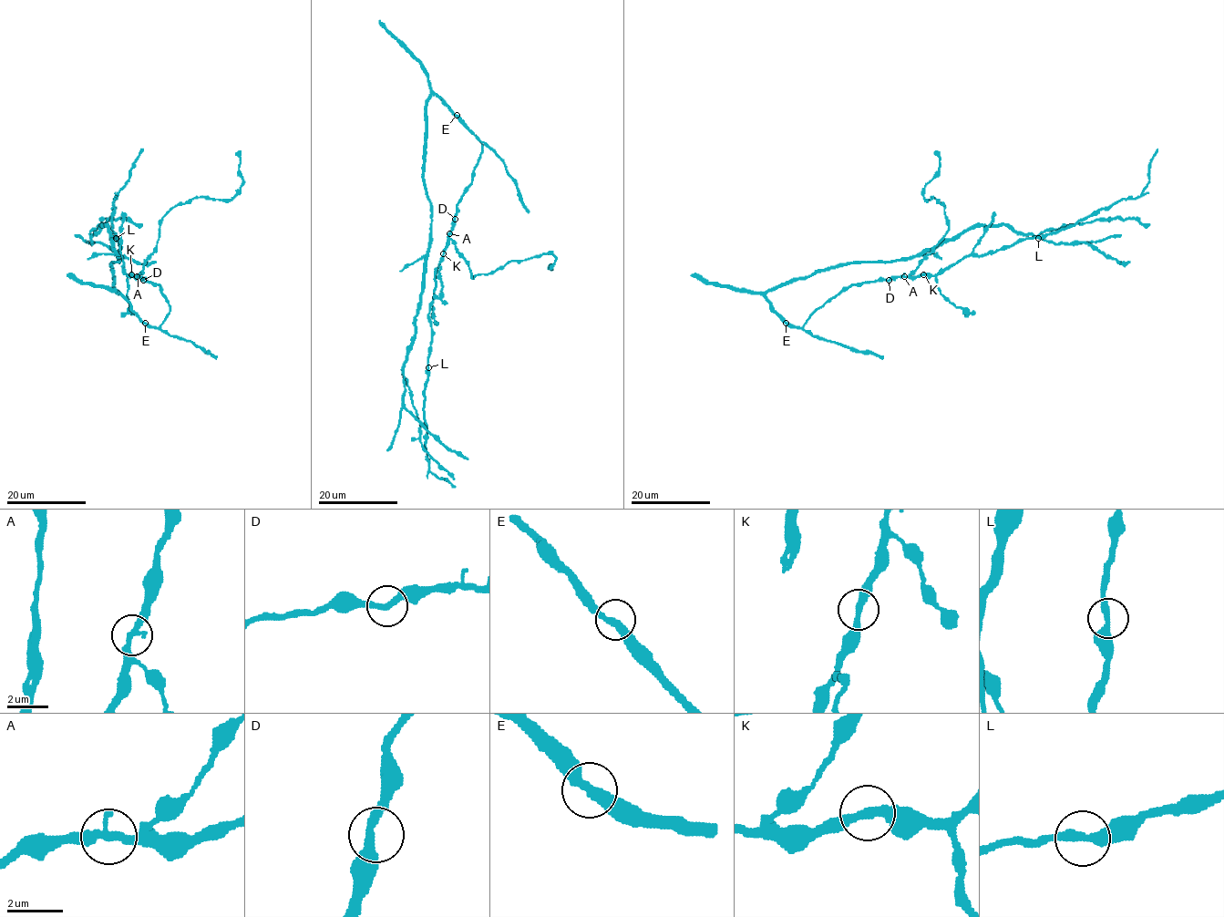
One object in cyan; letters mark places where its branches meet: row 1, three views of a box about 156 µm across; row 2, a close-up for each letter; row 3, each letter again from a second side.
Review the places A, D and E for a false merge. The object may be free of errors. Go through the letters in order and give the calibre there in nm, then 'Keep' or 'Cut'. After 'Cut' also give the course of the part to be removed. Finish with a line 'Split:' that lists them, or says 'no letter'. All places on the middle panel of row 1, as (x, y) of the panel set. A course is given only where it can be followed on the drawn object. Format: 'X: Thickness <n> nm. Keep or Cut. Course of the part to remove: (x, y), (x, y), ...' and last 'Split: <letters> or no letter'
A: Thickness 320 nm. Keep
D: Thickness 320 nm. Keep
E: Thickness 300 nm. Keep
Split: no letter

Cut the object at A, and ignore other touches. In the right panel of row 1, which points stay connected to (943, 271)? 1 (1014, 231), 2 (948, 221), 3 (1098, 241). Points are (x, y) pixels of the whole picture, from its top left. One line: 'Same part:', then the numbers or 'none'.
Same part: 2

